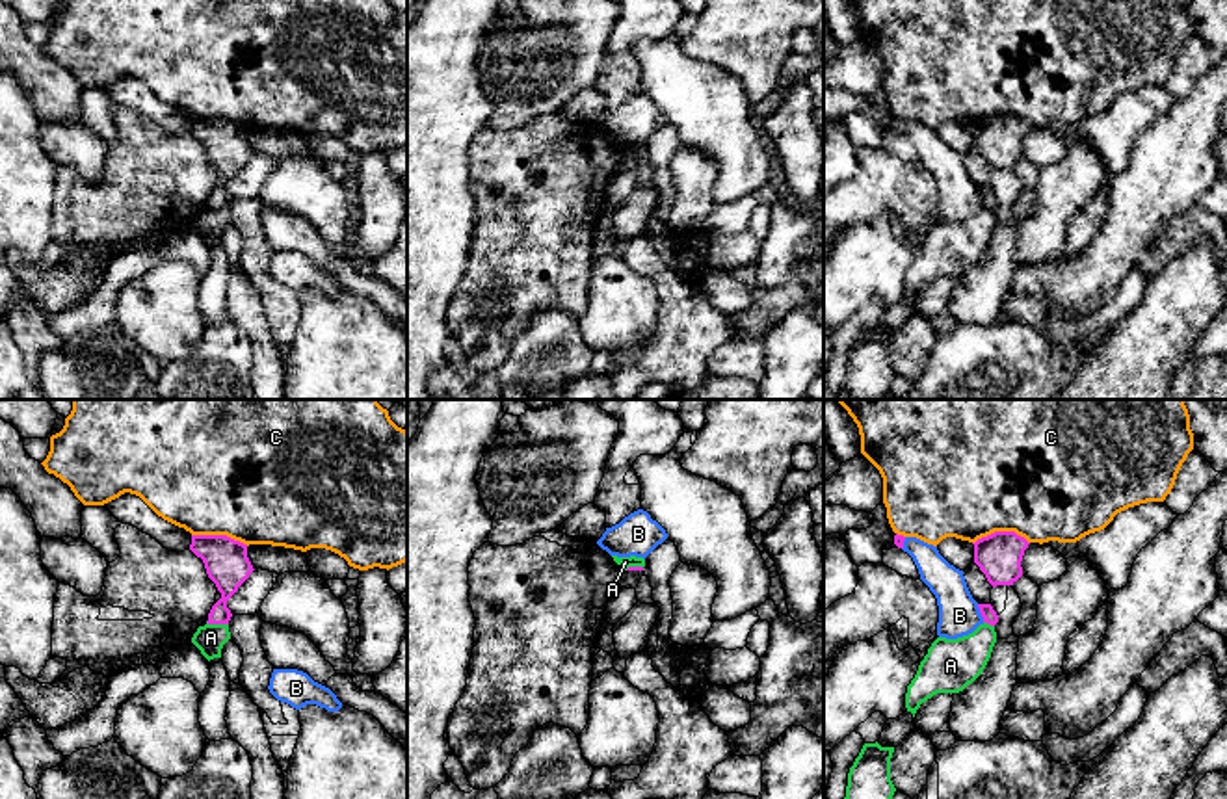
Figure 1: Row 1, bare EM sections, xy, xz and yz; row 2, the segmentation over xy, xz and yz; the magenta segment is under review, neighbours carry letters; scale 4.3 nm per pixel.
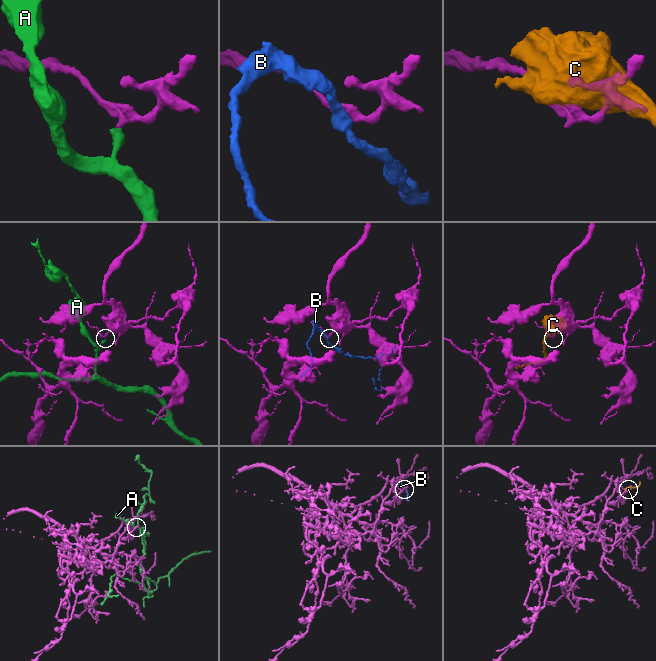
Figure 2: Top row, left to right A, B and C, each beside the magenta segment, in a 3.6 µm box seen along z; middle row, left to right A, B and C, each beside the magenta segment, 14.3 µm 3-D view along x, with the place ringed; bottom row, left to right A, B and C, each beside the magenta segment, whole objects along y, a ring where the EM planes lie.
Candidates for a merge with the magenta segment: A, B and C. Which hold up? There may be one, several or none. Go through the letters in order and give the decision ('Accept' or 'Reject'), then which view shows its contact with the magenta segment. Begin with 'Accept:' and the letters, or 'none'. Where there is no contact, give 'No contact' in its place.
Accept: none
A: Reject. Touches magenta in xy
B: Reject. Touches magenta in yz
C: Reject. Touches magenta in yz

